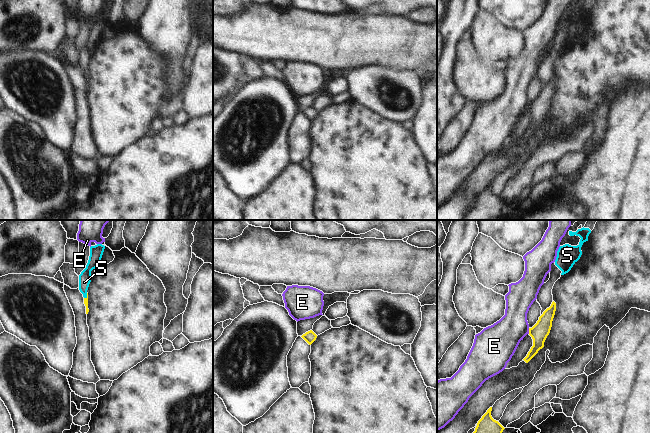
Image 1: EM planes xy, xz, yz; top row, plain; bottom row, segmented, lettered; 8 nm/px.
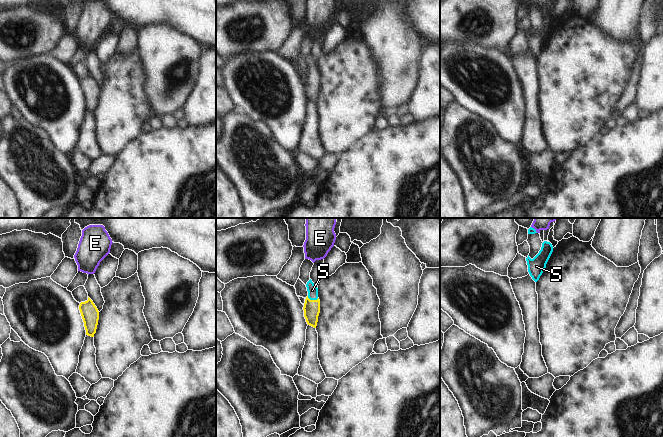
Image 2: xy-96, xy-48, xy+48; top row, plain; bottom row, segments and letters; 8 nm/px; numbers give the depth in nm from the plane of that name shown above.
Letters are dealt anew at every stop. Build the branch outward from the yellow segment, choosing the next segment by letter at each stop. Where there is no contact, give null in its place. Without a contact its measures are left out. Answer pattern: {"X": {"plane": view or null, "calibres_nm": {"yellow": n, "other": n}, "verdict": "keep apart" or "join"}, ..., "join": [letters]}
{"E": {"plane": "yz", "calibres_nm": {"yellow": 140, "other": 280}, "verdict": "keep apart"}, "S": {"plane": "xy", "calibres_nm": {"yellow": 30, "other": 100}, "verdict": "join"}, "join": ["S"]}

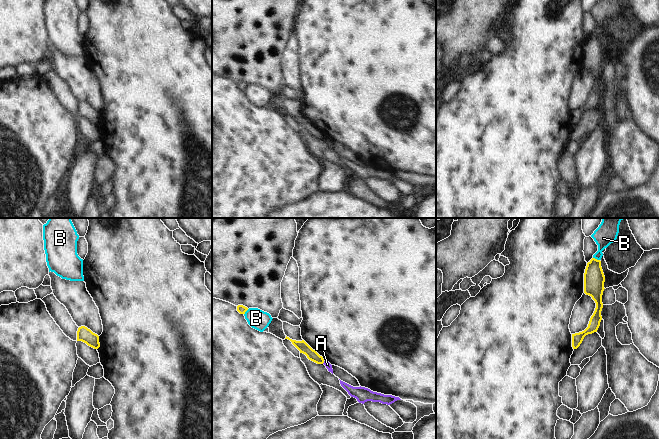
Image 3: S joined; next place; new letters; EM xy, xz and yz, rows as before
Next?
{"A": {"plane": "xz", "calibres_nm": {"yellow": 90, "other": 50}, "verdict": "keep apart"}, "B": {"plane": "yz", "calibres_nm": {"yellow": 170, "other": 170}, "verdict": "keep apart"}, "join": []}

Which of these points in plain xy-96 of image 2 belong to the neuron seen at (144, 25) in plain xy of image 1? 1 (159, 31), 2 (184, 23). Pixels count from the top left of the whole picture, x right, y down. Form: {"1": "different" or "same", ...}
{"1": "same", "2": "different"}

